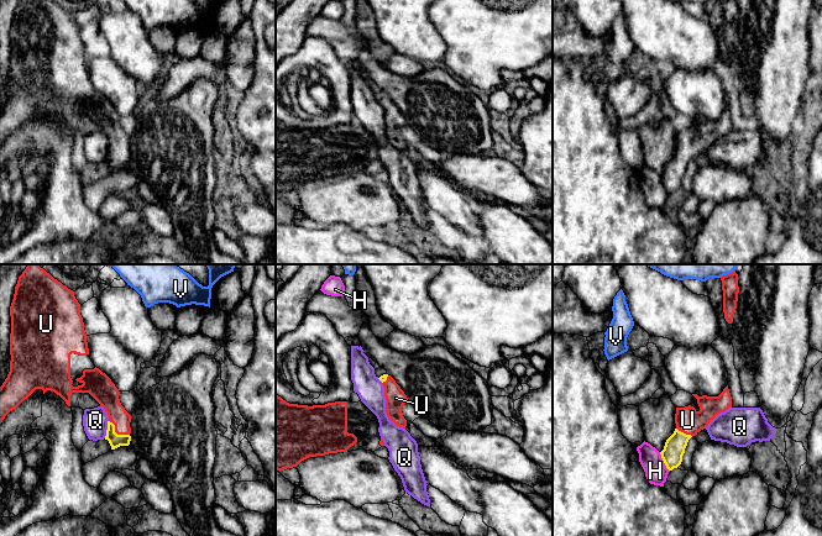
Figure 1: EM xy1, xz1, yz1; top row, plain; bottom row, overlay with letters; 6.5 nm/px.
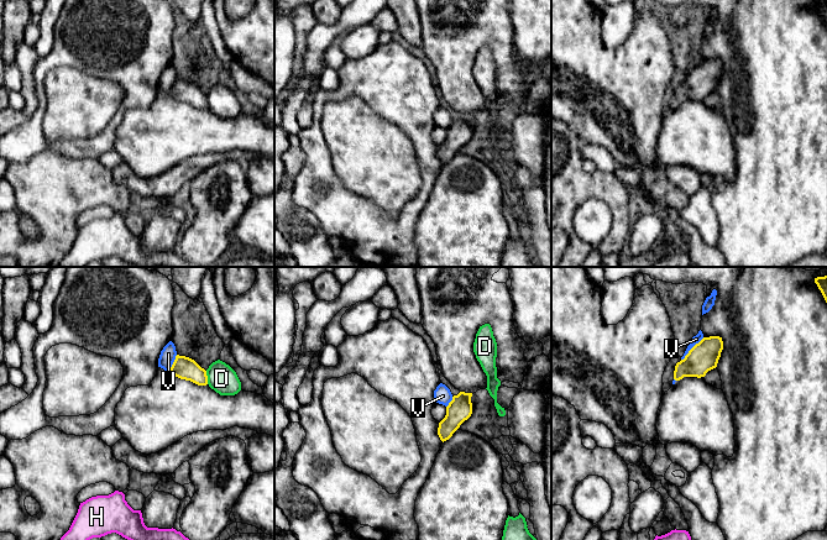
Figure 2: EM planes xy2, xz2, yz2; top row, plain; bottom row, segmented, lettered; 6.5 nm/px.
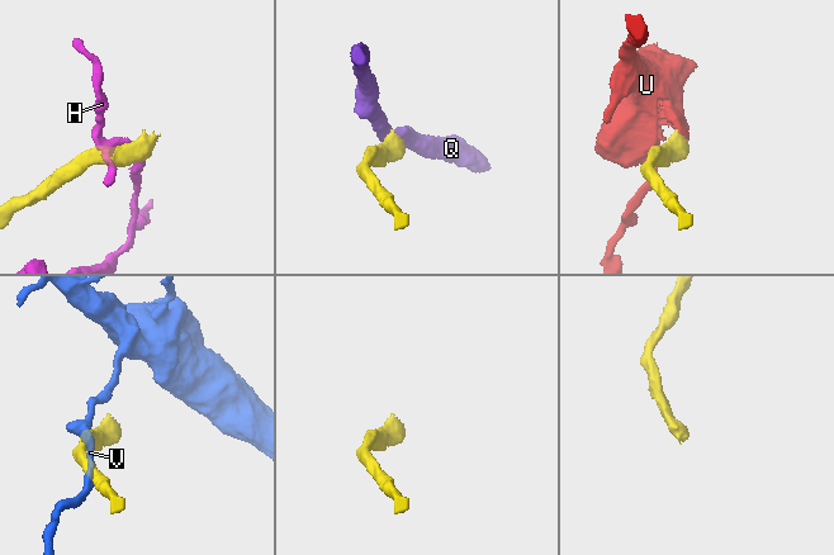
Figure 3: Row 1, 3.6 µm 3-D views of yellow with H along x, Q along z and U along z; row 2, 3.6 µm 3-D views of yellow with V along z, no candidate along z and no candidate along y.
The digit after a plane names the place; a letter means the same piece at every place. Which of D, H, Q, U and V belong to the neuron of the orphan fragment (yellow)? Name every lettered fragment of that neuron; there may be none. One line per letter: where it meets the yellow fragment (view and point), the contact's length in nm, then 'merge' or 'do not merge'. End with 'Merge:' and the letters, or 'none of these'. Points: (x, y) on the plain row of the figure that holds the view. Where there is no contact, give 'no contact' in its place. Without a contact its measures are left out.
D: contact xy2 (207, 100); length 90 nm; do not merge
H: contact yz1 (664, 185); length 140 nm; do not merge
Q: contact xy1 (108, 152); length 120 nm; do not merge
U: contact xy1 (115, 156); length 170 nm; merge
V: contact yz2 (691, 72); length 220 nm; do not merge
Merge: U

